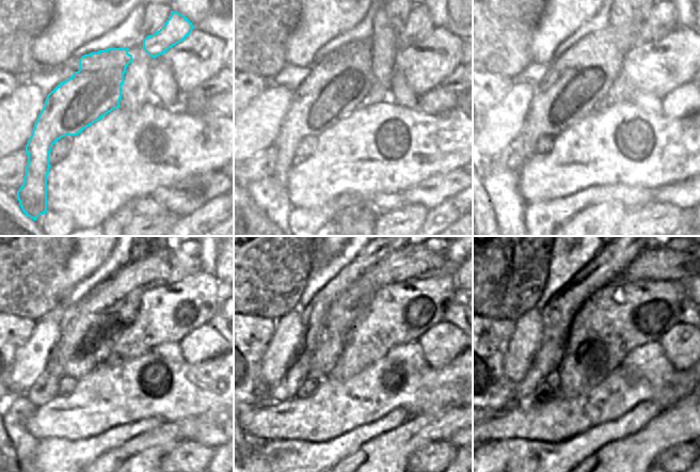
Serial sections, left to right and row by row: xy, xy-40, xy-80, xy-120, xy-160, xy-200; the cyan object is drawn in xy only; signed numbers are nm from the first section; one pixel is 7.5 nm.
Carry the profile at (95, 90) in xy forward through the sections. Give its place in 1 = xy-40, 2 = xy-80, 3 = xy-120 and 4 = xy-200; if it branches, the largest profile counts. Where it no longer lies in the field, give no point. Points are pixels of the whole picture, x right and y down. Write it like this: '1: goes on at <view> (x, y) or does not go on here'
1: goes on at xy-40 (336, 87)
2: goes on at xy-80 (574, 84)
3: goes on at xy-120 (107, 310)
4: goes on at xy-200 (673, 262)

